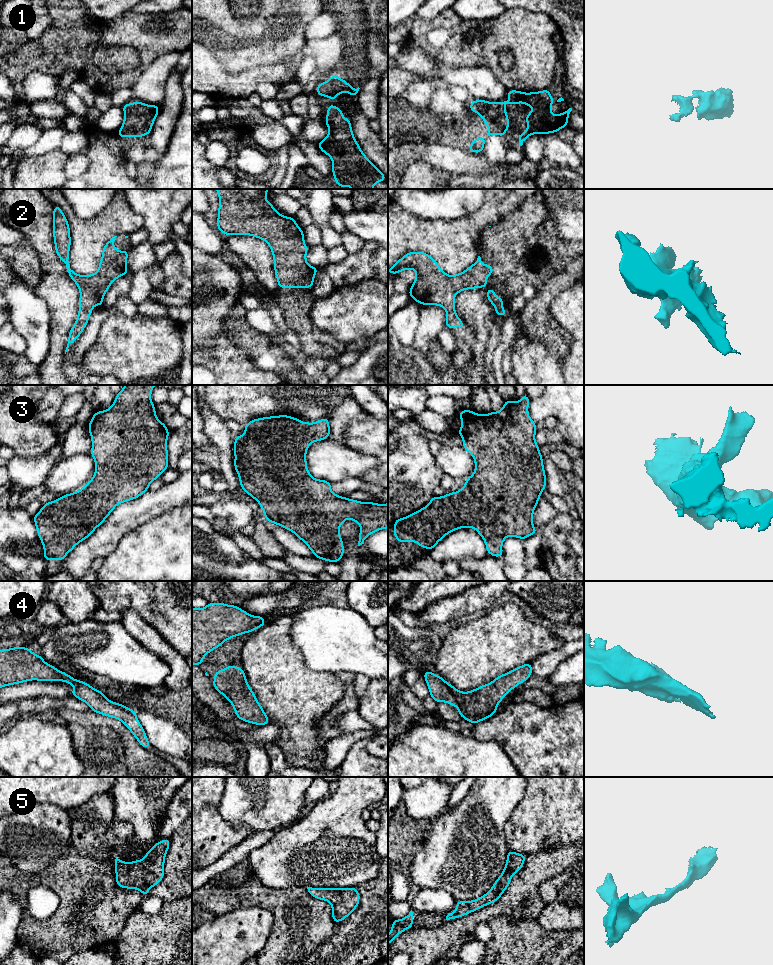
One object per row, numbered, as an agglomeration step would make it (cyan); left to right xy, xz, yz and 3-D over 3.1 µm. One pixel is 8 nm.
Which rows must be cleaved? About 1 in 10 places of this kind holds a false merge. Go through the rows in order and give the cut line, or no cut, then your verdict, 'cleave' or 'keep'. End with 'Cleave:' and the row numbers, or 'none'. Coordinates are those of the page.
1: no cut | keep
2: no cut | keep
3: no cut | keep
4: no cut | keep
5: no cut | keep
Cleave: none

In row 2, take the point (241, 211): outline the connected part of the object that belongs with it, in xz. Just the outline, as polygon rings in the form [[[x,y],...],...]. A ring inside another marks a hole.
[[[215,189],[219,194],[217,227],[221,233],[251,235],[264,240],[274,259],[278,288],[313,288],[314,277],[319,270],[306,261],[307,250],[303,230],[292,217],[281,215],[265,199],[268,189]]]

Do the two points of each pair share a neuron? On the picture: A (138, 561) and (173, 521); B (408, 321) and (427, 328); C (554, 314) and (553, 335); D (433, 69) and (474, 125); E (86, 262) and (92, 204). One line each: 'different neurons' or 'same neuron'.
A: same neuron
B: different neurons
C: same neuron
D: different neurons
E: different neurons

